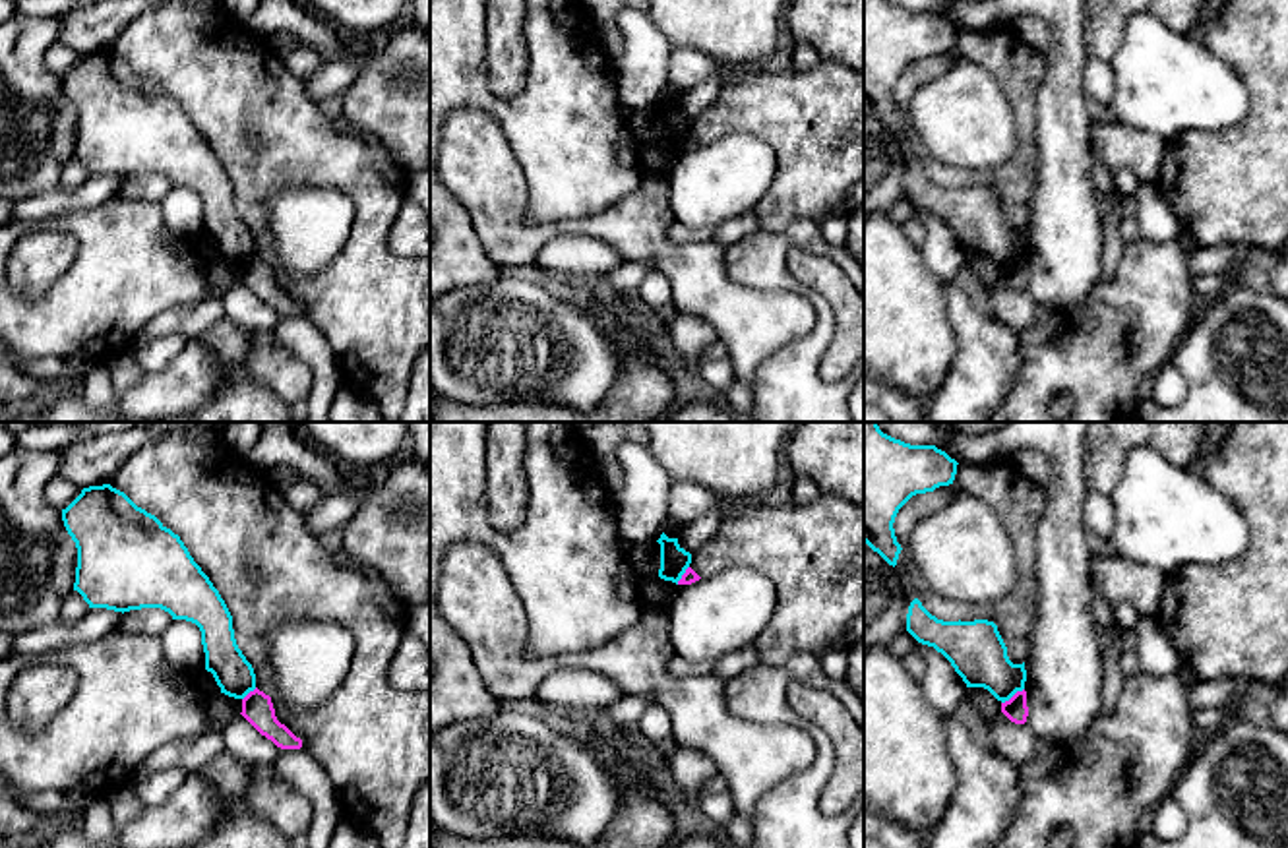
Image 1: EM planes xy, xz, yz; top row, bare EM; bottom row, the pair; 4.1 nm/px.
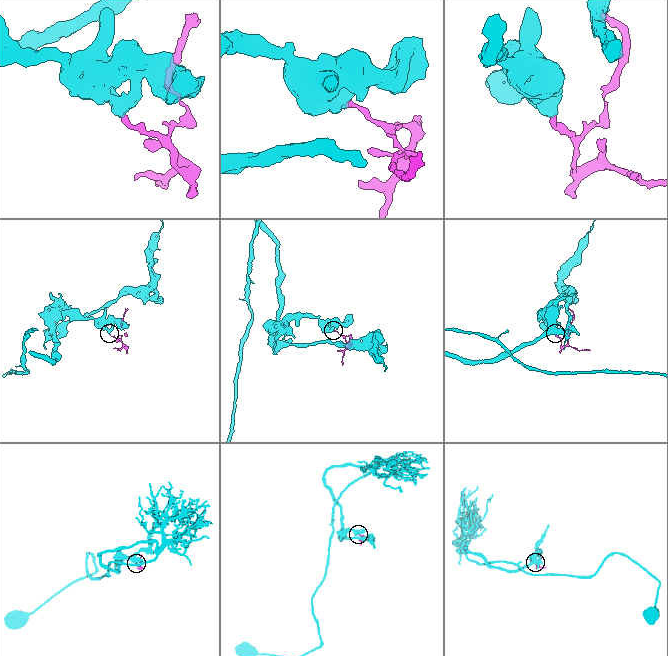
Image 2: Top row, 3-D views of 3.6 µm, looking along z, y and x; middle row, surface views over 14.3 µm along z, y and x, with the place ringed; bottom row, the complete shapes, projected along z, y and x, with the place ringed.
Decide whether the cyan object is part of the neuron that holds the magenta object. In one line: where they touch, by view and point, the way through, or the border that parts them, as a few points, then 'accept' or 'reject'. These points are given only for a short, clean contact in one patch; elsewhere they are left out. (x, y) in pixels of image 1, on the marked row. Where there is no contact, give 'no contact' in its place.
contact yz (1013, 696); border yz (1023, 688), (1002, 703); reject

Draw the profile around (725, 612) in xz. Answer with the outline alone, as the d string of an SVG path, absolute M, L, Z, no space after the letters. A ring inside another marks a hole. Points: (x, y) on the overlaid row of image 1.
M748 565L678 585L664 608L674 654L688 662L717 662L751 647L769 623L775 604L771 579Z

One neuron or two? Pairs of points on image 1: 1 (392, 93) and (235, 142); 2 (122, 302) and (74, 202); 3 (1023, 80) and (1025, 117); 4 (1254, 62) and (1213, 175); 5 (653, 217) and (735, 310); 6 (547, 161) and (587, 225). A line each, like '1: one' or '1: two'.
1: two
2: two
3: one
4: one
5: one
6: two

